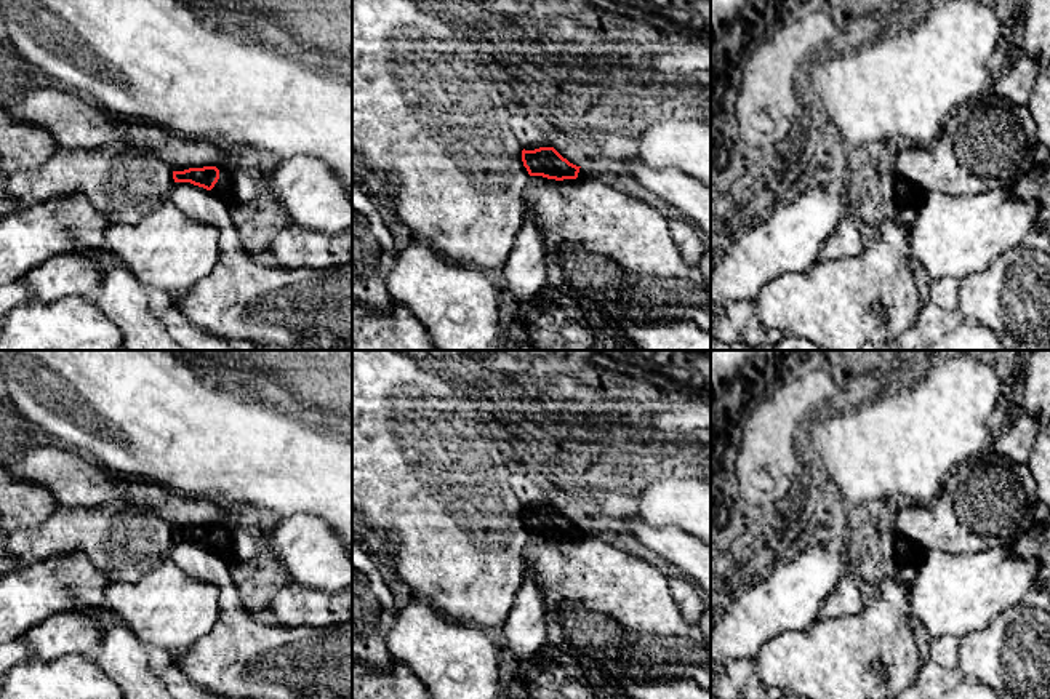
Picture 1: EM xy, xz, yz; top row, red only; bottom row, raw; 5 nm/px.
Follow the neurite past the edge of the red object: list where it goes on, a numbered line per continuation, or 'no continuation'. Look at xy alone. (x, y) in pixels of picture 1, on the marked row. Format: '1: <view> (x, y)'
1: xy (223, 187)

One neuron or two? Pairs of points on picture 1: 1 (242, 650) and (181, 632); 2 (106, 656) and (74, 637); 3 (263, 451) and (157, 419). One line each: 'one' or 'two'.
1: two
2: two
3: one

